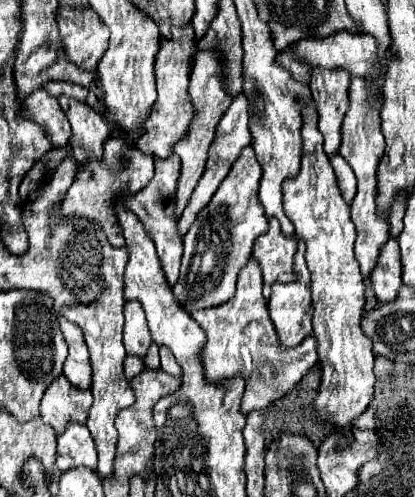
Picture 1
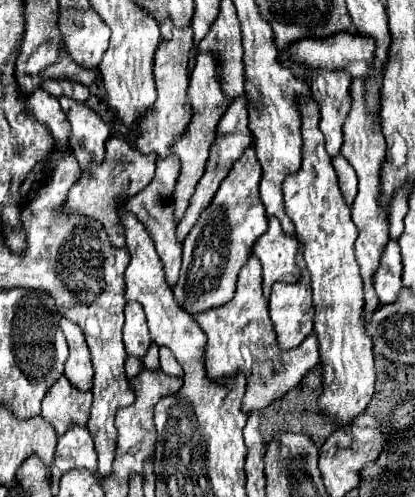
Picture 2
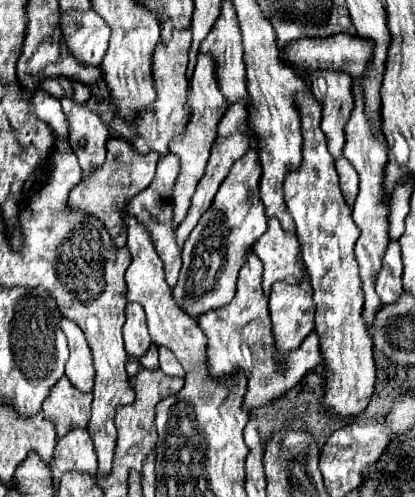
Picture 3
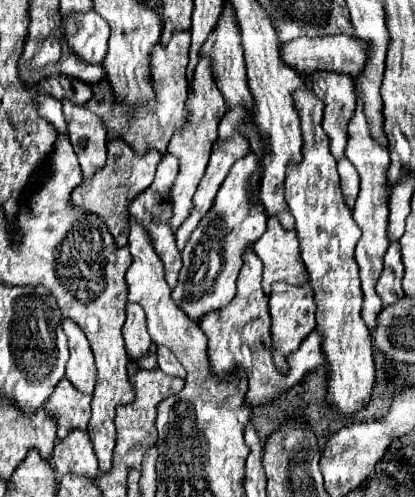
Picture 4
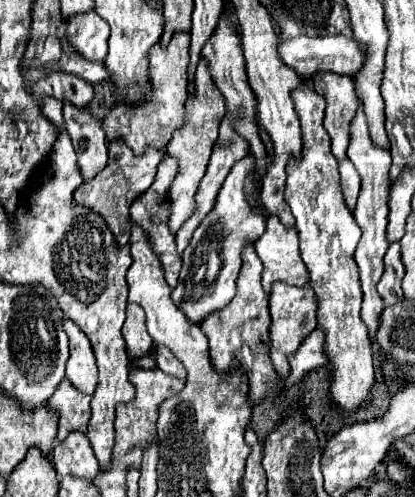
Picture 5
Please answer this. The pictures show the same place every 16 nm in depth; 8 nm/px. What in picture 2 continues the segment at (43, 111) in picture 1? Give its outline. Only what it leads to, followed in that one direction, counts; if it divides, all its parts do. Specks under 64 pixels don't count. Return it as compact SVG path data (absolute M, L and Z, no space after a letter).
M38 88L36 92L32 92L32 96L28 96L26 104L32 104L32 112L28 112L28 114L32 114L40 124L46 126L46 130L52 136L56 146L60 142L64 144L68 140L70 124L54 96L50 96L46 90Z

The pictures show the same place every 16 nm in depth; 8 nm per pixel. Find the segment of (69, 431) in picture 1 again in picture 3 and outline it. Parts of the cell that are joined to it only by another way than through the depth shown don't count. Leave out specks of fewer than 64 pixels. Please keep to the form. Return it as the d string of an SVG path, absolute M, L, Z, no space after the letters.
M70 428L66 436L58 438L54 450L54 470L66 474L72 470L96 474L96 450L92 448L92 438L86 428Z

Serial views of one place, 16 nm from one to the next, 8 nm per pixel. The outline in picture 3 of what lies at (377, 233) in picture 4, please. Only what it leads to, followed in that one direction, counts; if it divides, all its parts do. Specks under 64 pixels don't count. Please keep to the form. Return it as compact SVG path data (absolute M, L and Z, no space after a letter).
M358 78L354 80L352 94L354 94L354 108L352 108L350 118L346 122L346 128L344 128L344 132L346 132L344 158L354 166L354 170L358 172L358 178L360 178L360 190L358 190L354 206L352 206L352 220L360 228L360 238L356 242L356 260L360 264L360 278L362 278L362 286L364 286L364 312L362 312L362 316L368 324L372 324L372 316L382 306L380 298L374 292L374 278L380 270L380 258L382 258L382 254L390 242L390 238L388 238L388 208L380 202L380 198L382 198L382 182L380 180L382 180L384 164L388 162L388 148L386 148L382 136L372 130L372 120L366 116L362 82Z

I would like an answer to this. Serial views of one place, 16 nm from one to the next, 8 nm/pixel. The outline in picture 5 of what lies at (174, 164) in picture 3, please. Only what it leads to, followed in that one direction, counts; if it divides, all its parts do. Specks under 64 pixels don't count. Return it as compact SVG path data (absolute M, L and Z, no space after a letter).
M170 154L164 156L164 160L160 162L158 166L158 172L156 172L156 180L154 184L144 192L140 194L134 204L130 206L130 218L140 224L144 228L144 232L148 234L148 238L152 240L152 248L154 248L154 254L160 258L162 266L164 266L164 274L166 274L166 282L170 288L176 286L178 282L178 272L182 268L182 258L176 250L176 242L174 242L174 234L170 232L168 228L168 188L172 186L172 180L178 172L178 164L176 164L176 158L172 158Z

